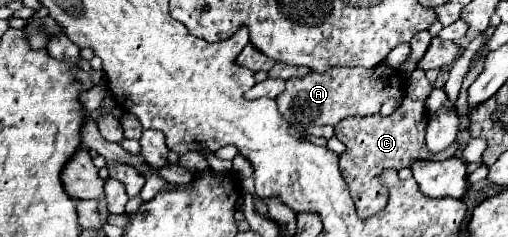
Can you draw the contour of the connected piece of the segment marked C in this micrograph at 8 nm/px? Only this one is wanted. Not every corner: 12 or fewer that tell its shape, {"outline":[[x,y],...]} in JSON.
{"outline":[[423,70],[407,82],[407,98],[391,116],[345,118],[335,136],[347,146],[339,168],[361,218],[381,212],[385,168],[427,154]]}

